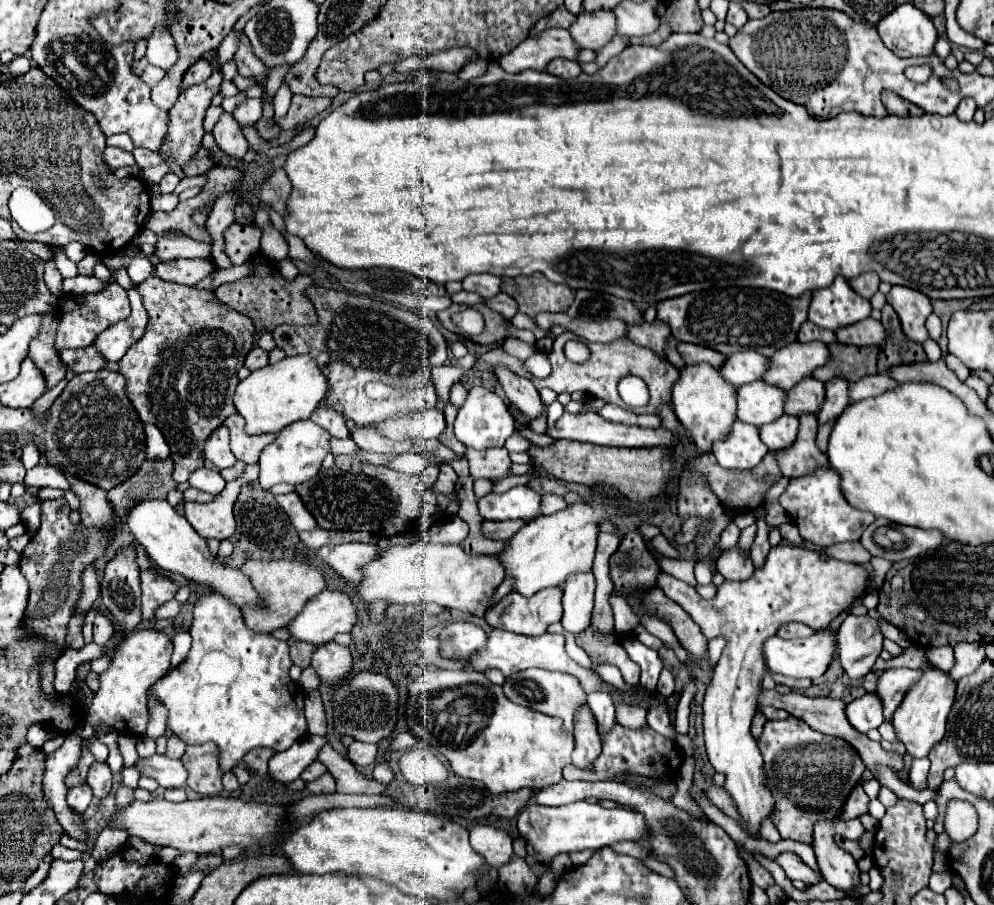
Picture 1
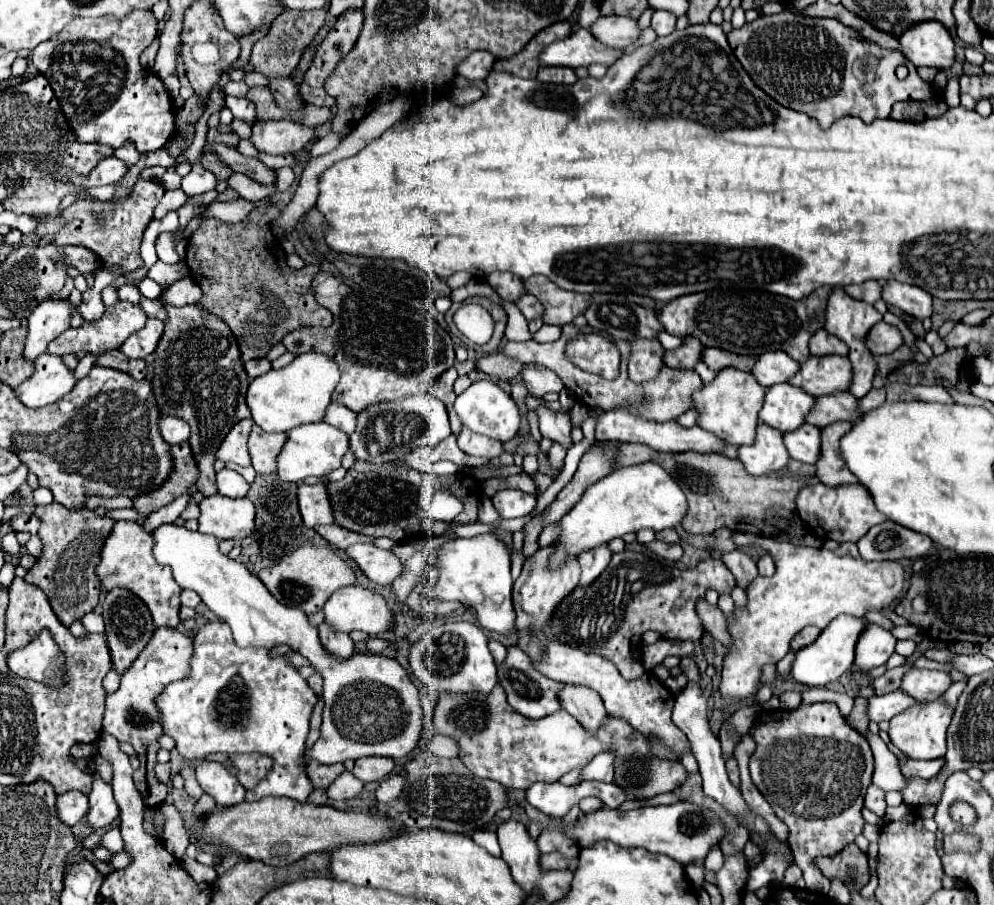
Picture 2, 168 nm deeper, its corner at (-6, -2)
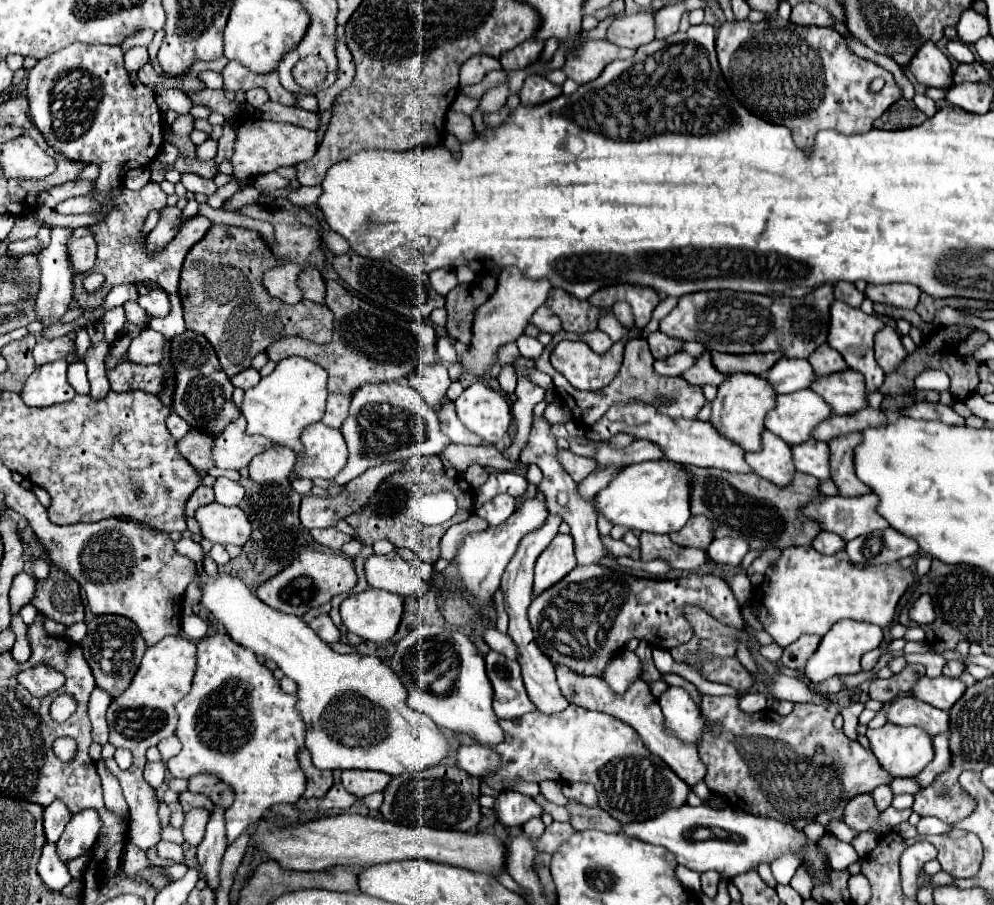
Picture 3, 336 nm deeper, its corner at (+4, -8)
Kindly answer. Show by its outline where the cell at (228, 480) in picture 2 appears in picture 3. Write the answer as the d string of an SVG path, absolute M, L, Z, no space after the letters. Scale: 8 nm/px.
M218 478L214 484L216 502L224 506L236 506L244 498L244 488L240 482L232 482L228 478Z

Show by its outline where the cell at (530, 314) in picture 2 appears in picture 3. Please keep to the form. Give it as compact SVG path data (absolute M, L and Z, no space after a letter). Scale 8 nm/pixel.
M540 306L540 308L532 314L530 324L534 324L536 328L540 328L542 332L548 332L548 334L556 334L558 330L562 330L558 316L554 316L554 314L550 312L550 308L546 308L546 306Z

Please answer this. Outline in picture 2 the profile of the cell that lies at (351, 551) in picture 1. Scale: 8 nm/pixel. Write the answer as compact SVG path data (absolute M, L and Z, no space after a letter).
M354 544L346 554L364 570L364 574L380 586L392 584L404 570L402 562L390 552L376 548L374 544Z

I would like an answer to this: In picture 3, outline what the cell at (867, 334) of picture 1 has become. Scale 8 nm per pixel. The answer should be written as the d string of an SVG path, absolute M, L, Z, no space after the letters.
M884 326L874 338L874 354L876 362L884 372L894 370L906 356L906 350L900 342L898 332L892 326Z

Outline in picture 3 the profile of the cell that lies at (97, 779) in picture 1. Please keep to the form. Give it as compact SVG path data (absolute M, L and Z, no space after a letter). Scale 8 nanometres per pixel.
M82 810L74 814L68 822L62 838L58 840L58 852L64 862L82 856L88 848L94 846L100 834L100 816L96 810Z

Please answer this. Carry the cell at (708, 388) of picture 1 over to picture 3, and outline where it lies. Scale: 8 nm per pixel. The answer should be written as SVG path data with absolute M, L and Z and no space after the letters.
M732 374L718 386L718 394L712 400L710 422L724 438L736 442L742 450L756 452L760 450L760 434L764 432L764 414L774 406L774 398L776 392L762 376Z

